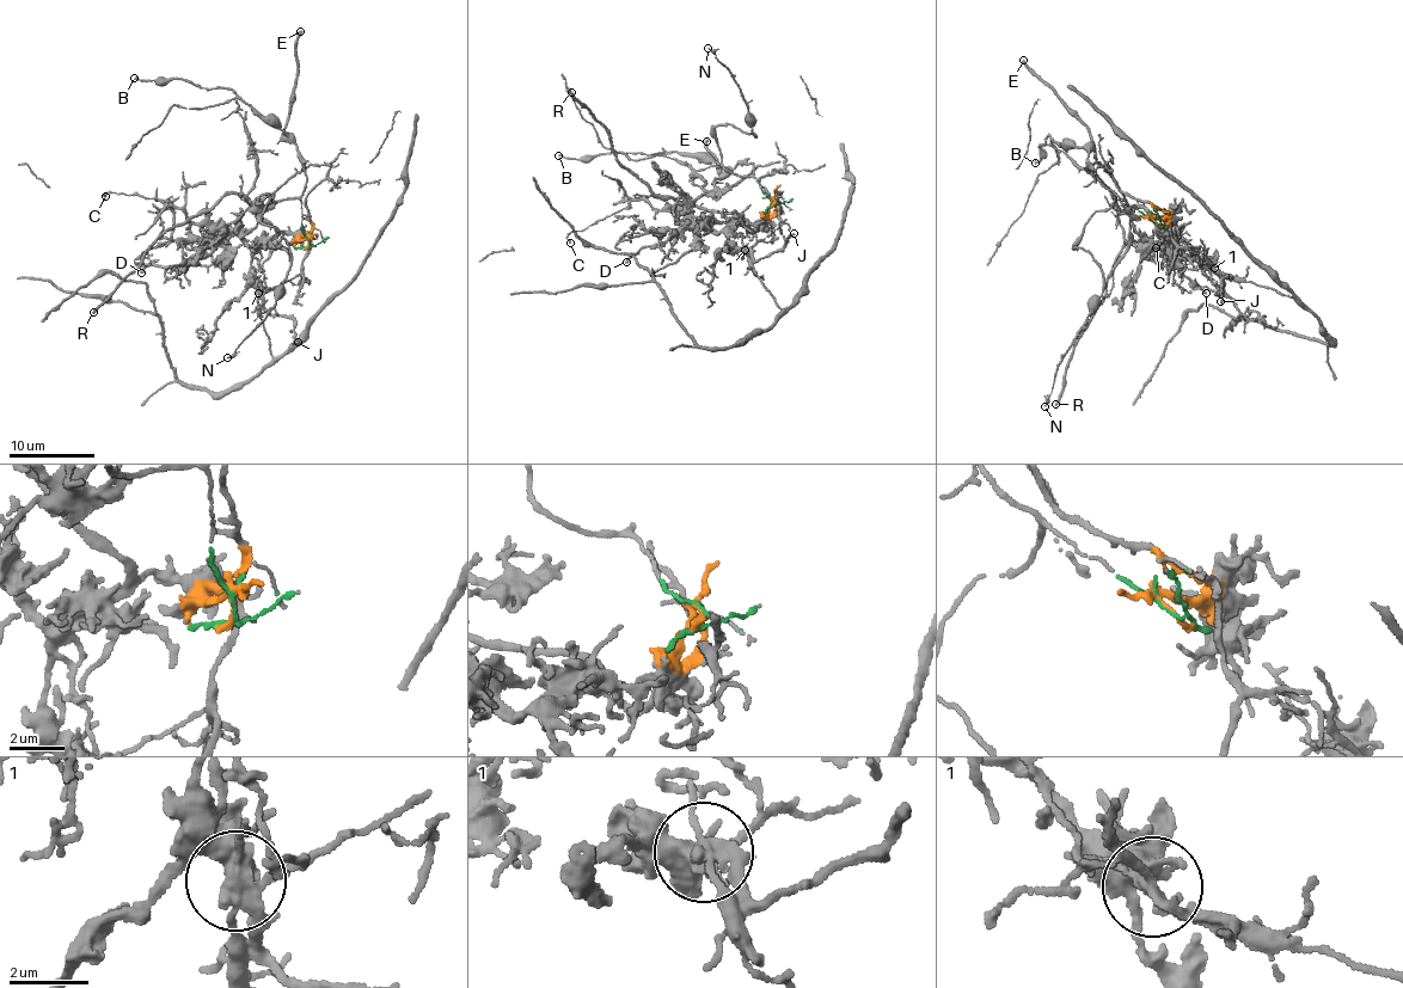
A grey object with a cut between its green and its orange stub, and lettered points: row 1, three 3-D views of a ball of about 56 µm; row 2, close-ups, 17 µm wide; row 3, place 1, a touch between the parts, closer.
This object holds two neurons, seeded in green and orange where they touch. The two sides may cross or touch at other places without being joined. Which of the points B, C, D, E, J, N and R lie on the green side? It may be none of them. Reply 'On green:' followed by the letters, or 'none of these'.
On green: B, E, N

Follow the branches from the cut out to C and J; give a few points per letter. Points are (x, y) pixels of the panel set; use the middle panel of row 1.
C: (776, 200), (757, 224), (740, 222), (717, 232), (643, 200), (632, 201), (574, 231), (568, 237), (569, 243)
J: (776, 200), (758, 222), (735, 226), (729, 239), (757, 261), (769, 257), (794, 232)

